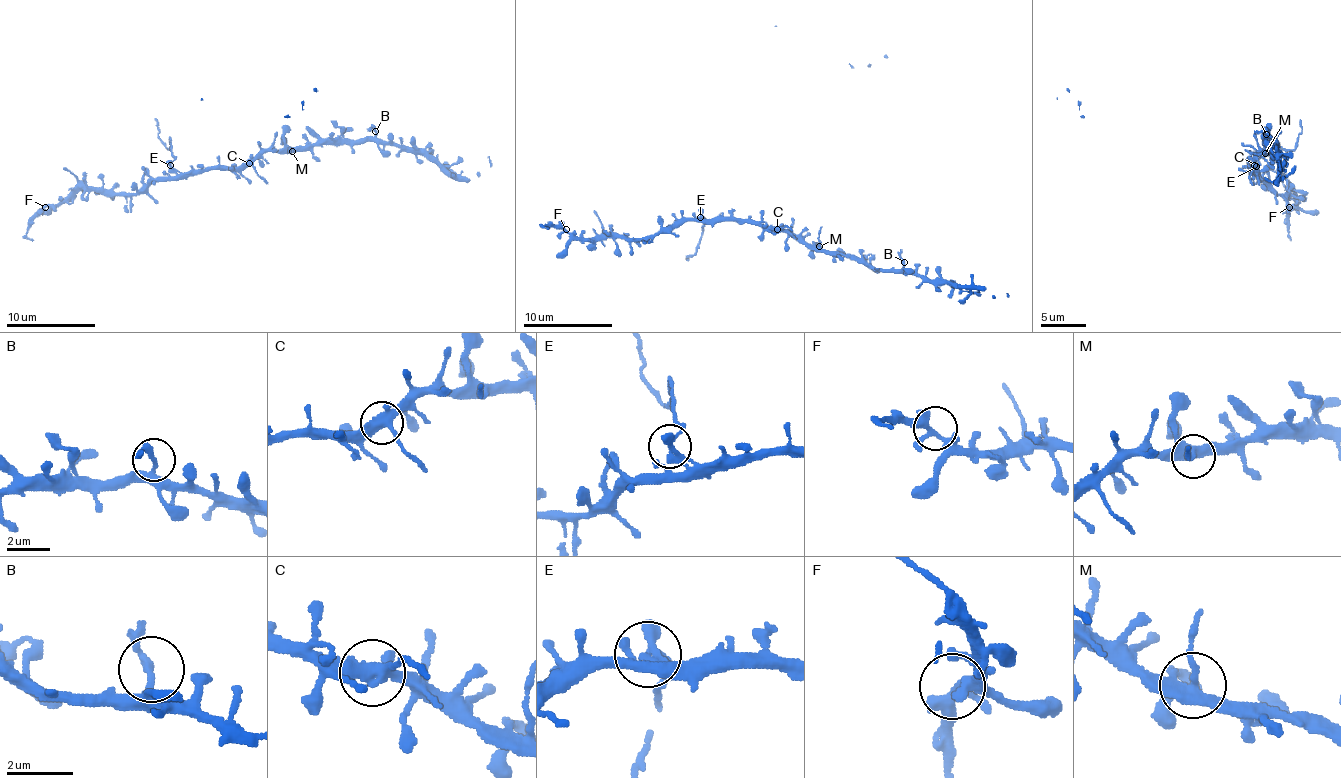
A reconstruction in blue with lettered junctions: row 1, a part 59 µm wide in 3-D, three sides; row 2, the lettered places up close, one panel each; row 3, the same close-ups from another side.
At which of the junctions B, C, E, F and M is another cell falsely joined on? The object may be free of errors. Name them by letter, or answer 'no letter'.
E

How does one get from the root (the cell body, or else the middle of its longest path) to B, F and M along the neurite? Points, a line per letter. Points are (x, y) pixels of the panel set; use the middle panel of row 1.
B: (781, 231), (787, 231), (826, 251), (860, 258), (876, 269), (901, 269), (904, 262)
F: (781, 231), (766, 224), (734, 220), (678, 220), (658, 236), (643, 238), (578, 238), (566, 229)
M: (781, 231), (819, 246)

